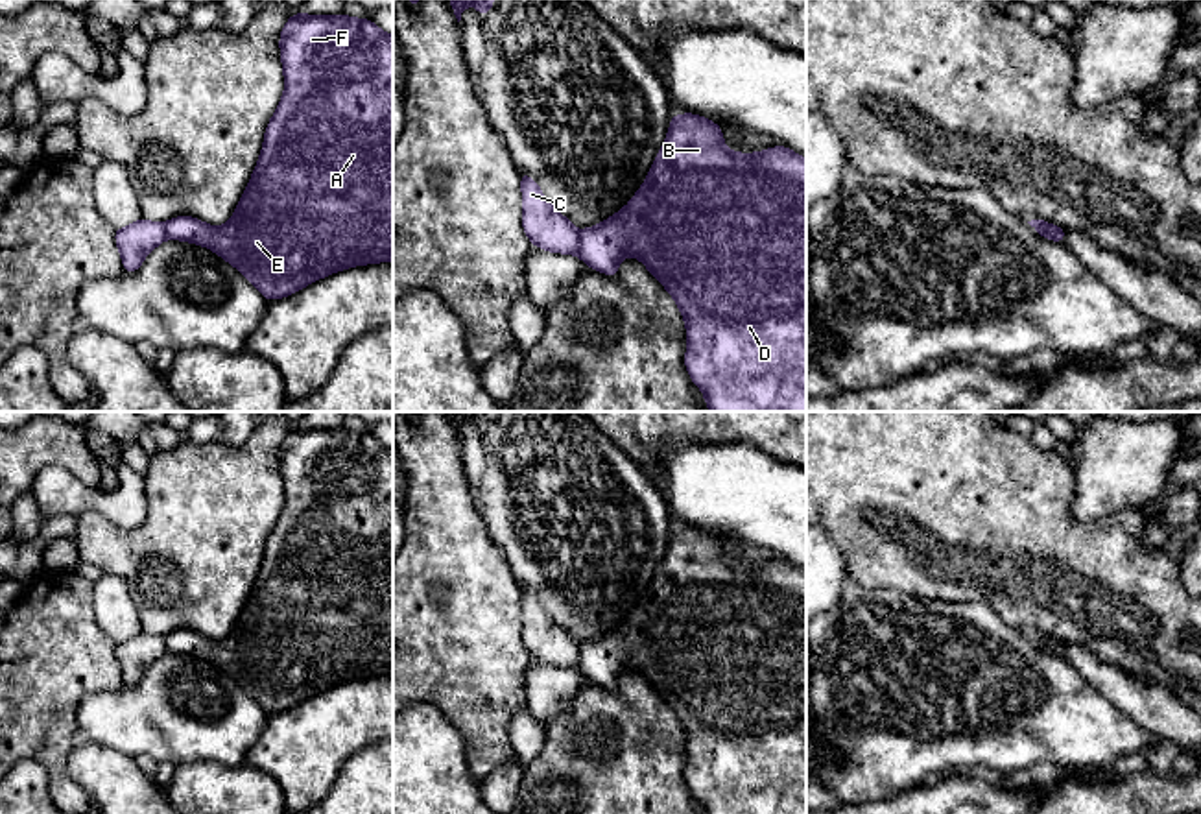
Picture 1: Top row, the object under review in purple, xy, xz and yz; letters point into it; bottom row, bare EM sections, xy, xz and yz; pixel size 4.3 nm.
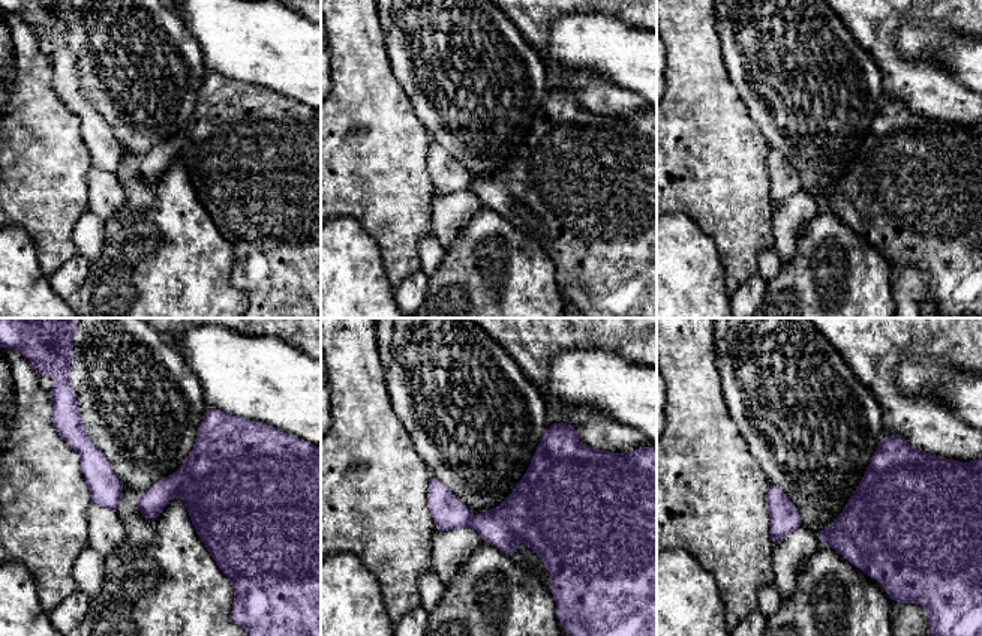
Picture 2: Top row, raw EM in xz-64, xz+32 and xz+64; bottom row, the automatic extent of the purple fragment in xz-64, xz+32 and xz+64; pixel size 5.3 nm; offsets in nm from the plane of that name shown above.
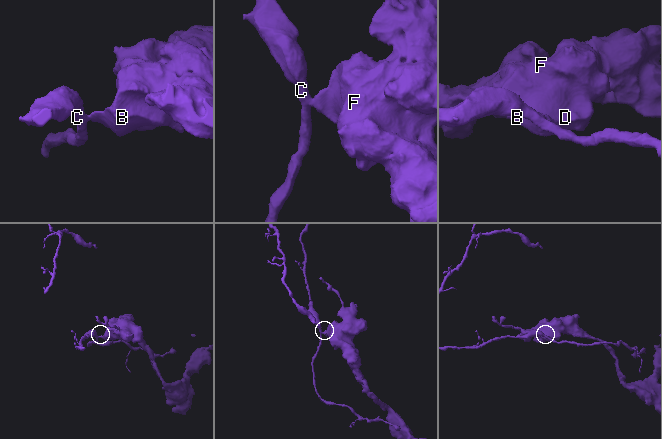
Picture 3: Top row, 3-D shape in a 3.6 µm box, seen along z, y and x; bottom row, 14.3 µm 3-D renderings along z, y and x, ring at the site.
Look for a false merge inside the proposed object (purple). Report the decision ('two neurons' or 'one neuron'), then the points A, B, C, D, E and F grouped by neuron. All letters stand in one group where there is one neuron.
two neurons | A B D E F / C

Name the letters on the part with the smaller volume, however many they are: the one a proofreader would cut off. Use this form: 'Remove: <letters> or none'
Remove: C

